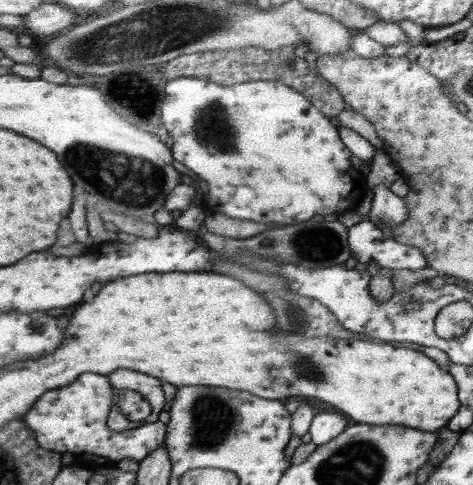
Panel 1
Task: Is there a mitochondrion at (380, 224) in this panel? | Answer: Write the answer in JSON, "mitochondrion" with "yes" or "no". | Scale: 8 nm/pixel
{"mitochondrion":"no"}

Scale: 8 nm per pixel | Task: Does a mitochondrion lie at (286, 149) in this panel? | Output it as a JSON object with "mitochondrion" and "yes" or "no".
{"mitochondrion":"no"}

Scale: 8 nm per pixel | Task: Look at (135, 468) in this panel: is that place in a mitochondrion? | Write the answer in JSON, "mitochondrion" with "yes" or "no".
{"mitochondrion":"no"}

